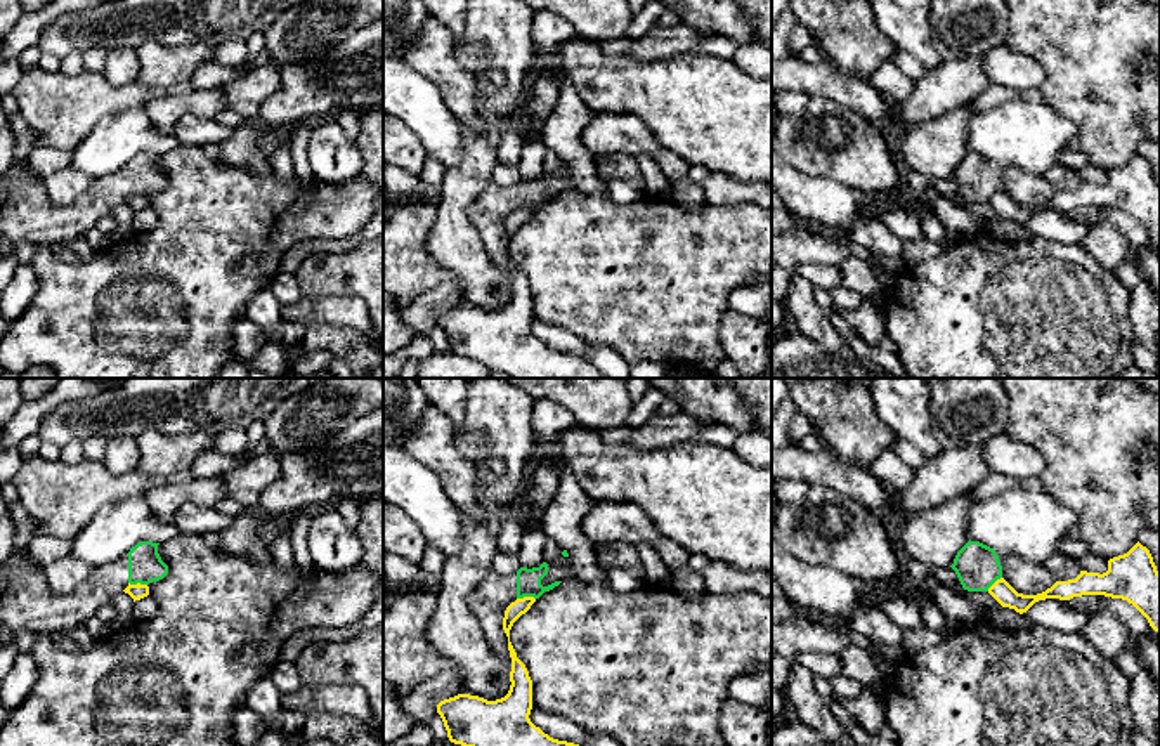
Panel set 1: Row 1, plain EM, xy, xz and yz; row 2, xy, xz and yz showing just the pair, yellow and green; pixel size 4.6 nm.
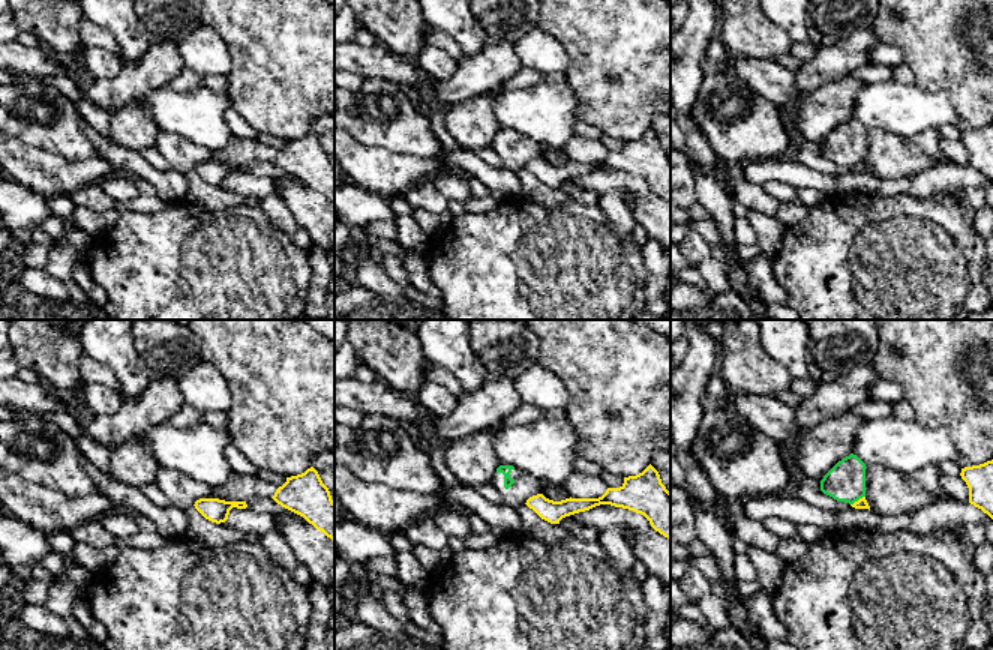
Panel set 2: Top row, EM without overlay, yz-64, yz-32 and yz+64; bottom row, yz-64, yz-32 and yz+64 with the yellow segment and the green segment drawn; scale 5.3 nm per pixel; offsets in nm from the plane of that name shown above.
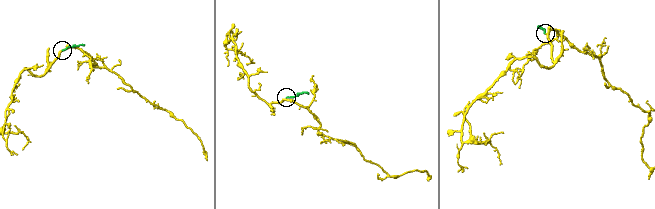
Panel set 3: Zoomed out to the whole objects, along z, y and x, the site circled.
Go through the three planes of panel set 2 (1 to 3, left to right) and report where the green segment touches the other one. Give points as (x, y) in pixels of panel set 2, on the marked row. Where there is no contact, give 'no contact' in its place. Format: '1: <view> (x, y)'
1: no contact
2: no contact
3: yz+64 (858, 500)

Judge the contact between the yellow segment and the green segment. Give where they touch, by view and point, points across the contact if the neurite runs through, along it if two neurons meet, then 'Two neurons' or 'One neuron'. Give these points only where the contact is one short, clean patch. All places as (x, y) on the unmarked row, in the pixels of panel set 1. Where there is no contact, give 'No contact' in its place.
Touches yellow at xy (137, 195). Boundary: xy (129, 193), (146, 196). Two neurons

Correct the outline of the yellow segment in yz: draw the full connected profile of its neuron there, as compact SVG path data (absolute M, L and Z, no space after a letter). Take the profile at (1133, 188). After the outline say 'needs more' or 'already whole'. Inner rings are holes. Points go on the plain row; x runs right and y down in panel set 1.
M1139 153L1124 167L1108 172L1108 182L1080 182L1075 191L1056 193L1037 206L1018 205L1004 189L997 191L988 205L1002 217L1016 224L1026 224L1035 213L1046 210L1070 212L1082 206L1105 206L1132 215L1160 245L1160 184L1146 158Z; already whole

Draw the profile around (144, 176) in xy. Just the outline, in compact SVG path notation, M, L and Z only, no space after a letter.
M140 153L130 163L109 175L92 179L88 191L69 206L57 206L49 196L43 180L29 168L7 177L0 186L0 255L16 252L23 243L73 241L102 217L111 213L128 196L149 196L168 186L168 177L158 165L158 156Z

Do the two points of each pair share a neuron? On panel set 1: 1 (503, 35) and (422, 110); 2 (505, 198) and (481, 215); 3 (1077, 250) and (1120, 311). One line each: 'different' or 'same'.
1: different
2: same
3: same

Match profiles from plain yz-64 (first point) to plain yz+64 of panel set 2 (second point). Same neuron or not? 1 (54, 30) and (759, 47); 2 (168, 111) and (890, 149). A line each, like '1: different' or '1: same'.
1: same
2: different

